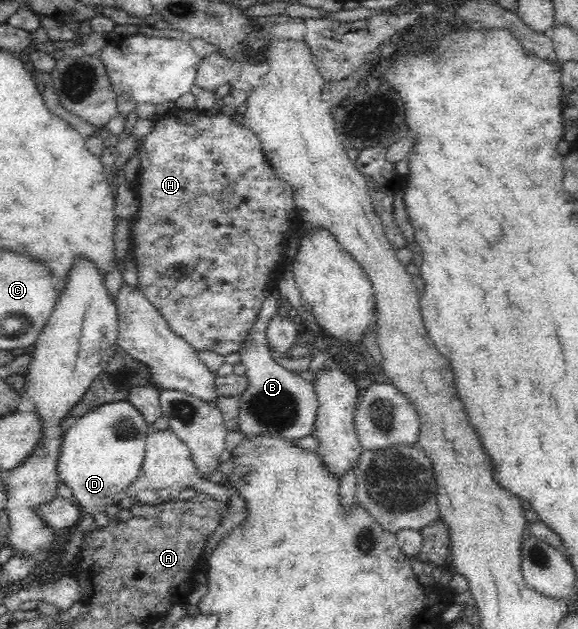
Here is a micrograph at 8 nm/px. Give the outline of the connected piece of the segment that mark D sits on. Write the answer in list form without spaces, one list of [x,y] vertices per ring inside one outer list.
[[[127,400],[106,403],[77,417],[62,434],[58,476],[73,492],[82,514],[89,514],[99,528],[108,525],[106,509],[125,497],[125,490],[140,474],[151,426]]]

